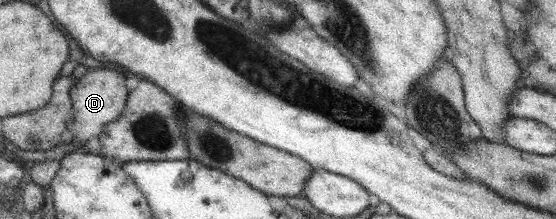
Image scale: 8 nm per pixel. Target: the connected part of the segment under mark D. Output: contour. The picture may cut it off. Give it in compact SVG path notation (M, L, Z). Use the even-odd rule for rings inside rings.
M88 69L76 84L69 90L72 105L72 122L68 122L69 140L76 148L83 148L84 144L91 138L97 137L102 133L104 125L116 120L124 110L129 95L126 86L124 86L126 76L124 71L117 72L113 69Z

